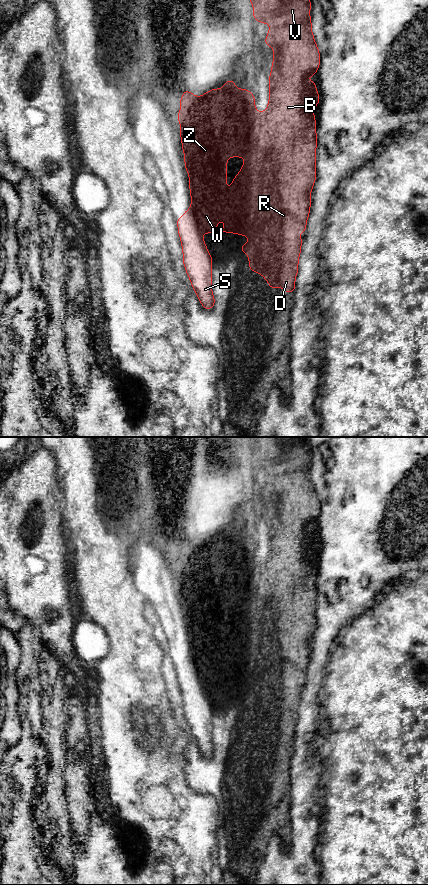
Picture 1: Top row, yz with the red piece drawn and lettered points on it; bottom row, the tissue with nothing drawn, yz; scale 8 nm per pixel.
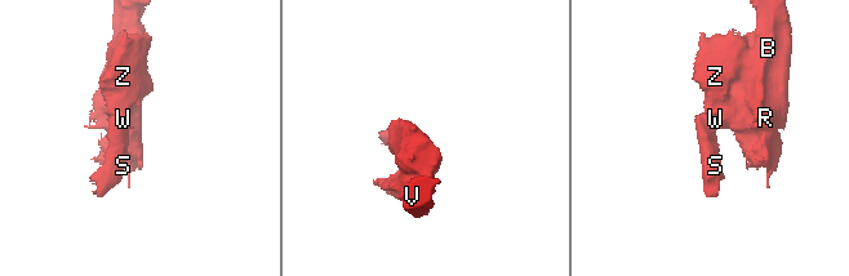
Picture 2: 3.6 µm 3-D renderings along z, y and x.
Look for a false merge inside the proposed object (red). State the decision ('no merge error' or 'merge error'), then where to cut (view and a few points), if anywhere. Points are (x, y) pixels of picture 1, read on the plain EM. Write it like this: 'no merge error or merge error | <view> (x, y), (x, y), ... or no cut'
merge error | yz (190, 657), (198, 674)

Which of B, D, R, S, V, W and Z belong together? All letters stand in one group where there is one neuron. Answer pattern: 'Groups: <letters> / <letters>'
Groups: B D R V W Z / S

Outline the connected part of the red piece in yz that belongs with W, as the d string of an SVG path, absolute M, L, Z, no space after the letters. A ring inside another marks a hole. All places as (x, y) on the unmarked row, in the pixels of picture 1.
M248 437L248 447L253 451L253 466L260 471L268 471L271 477L267 481L264 492L270 496L274 496L273 512L269 524L269 550L265 560L258 560L255 558L255 544L248 537L236 537L235 528L227 528L222 537L216 536L207 539L204 543L196 545L189 538L184 538L182 546L180 547L181 558L177 562L177 567L181 572L180 584L182 589L182 597L184 600L185 617L189 622L189 636L191 642L191 658L194 662L196 670L201 681L236 681L238 683L245 683L249 685L249 692L241 692L239 699L243 699L249 706L249 718L260 721L266 729L269 730L270 737L276 737L278 733L285 738L286 741L295 740L295 726L298 720L298 709L301 701L301 692L303 685L290 685L290 681L306 681L306 671L310 661L311 647L310 641L316 628L316 567L314 565L314 556L320 550L320 544L316 538L316 529L309 530L305 526L313 524L317 521L320 514L320 501L315 491L315 487L311 477L311 448L304 443L304 437L297 437L292 439L287 446L276 437ZM228 605L246 605L242 617L237 621L237 624L232 629L231 638L228 641L226 636L226 622L227 622L227 606ZM218 669L225 669L226 675L224 677L213 677Z

